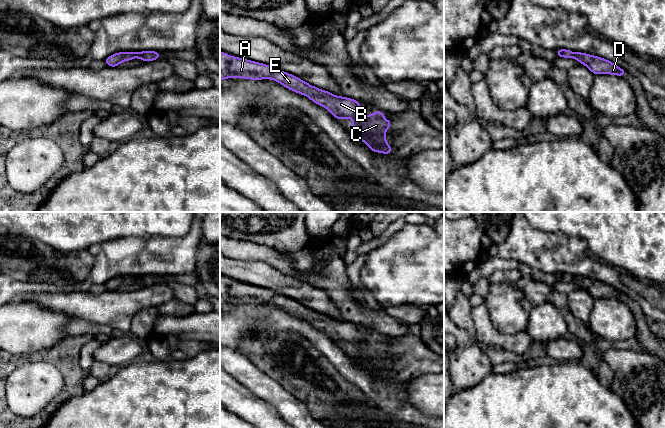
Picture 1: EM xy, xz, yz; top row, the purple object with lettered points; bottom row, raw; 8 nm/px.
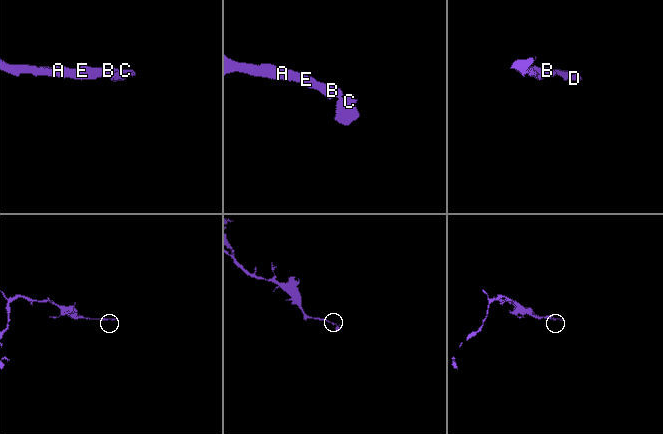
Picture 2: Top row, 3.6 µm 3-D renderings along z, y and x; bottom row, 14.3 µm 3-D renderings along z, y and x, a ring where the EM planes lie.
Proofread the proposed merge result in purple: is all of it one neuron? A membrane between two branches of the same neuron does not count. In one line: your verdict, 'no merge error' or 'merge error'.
no merge error

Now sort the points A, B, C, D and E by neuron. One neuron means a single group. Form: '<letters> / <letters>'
A B C D E

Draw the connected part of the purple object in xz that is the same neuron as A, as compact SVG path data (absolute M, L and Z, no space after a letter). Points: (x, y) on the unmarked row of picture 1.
M220 275L220 305L227 302L250 303L253 306L255 303L274 304L287 313L304 319L315 328L326 332L337 344L352 343L353 348L350 350L349 356L363 365L372 376L385 379L392 376L391 369L385 362L385 355L390 353L392 345L385 343L384 336L381 334L364 340L359 324L336 320L271 289L236 280L231 281Z

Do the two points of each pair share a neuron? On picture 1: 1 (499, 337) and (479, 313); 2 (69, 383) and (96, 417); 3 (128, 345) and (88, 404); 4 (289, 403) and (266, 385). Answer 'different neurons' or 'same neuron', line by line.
1: same neuron
2: different neurons
3: different neurons
4: same neuron

